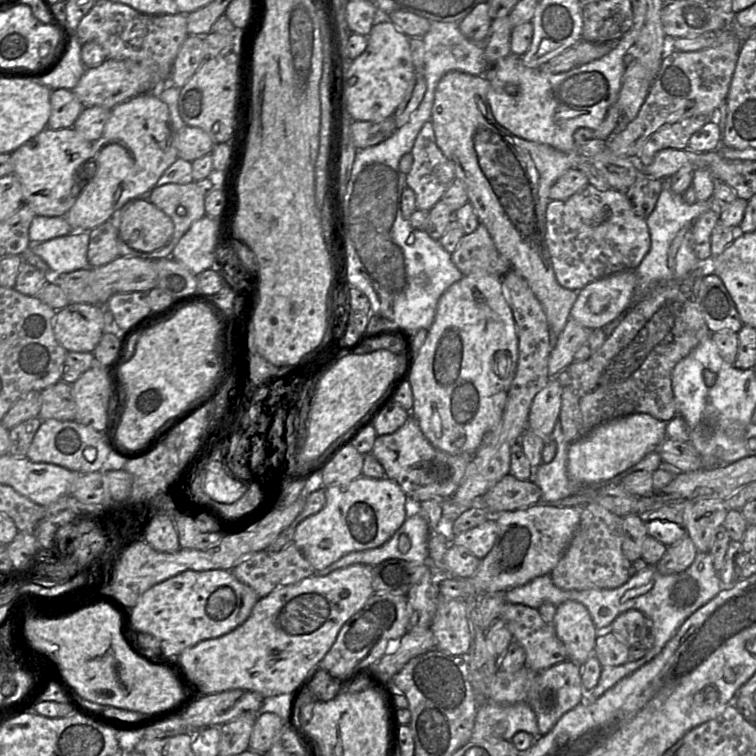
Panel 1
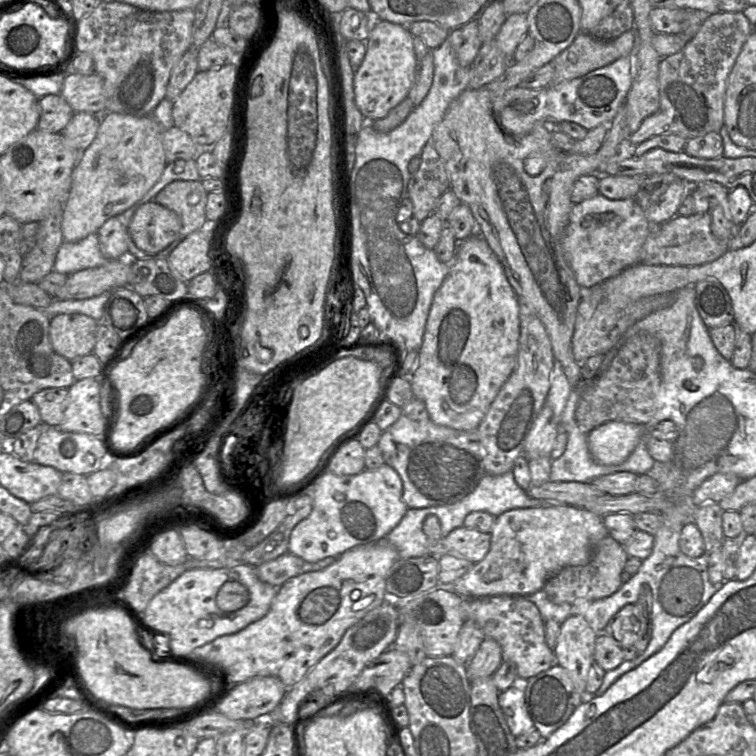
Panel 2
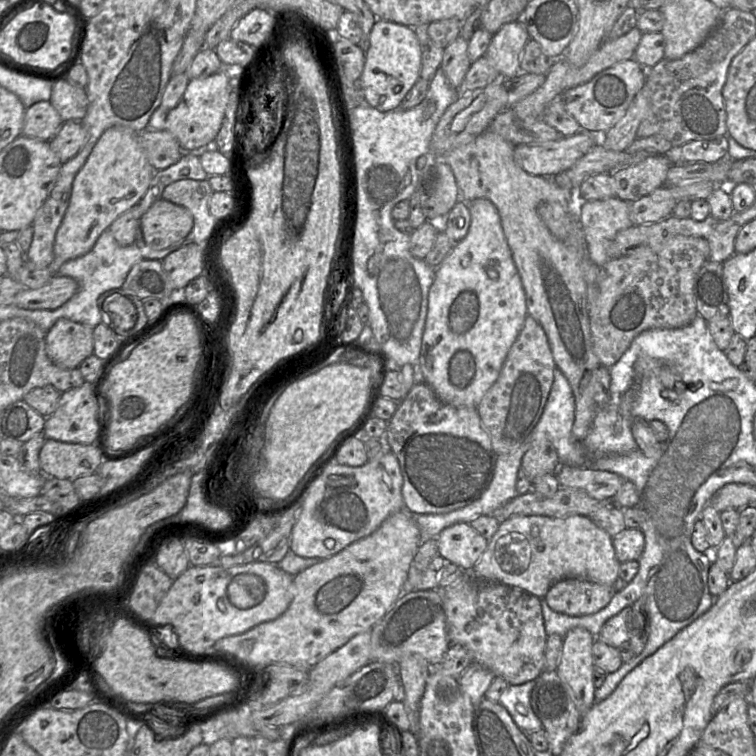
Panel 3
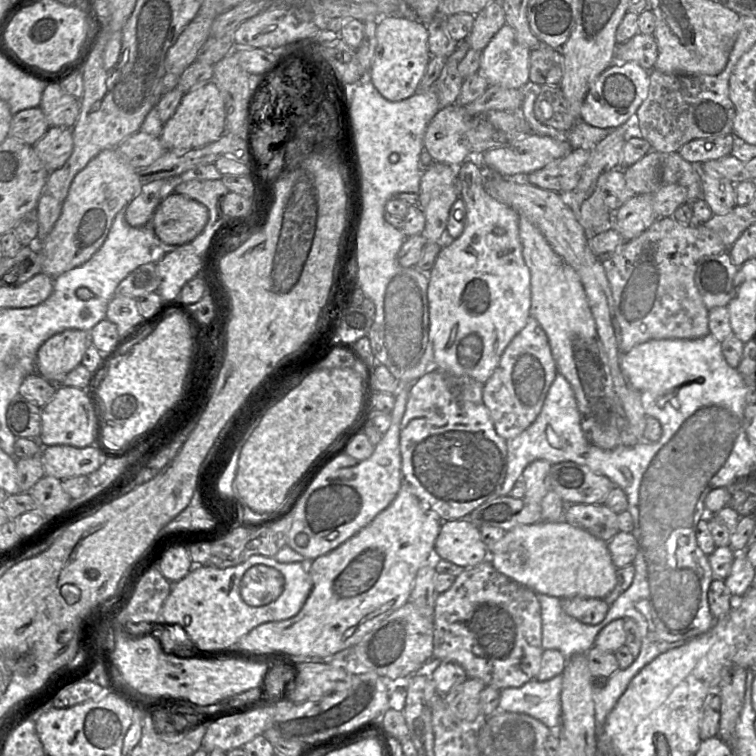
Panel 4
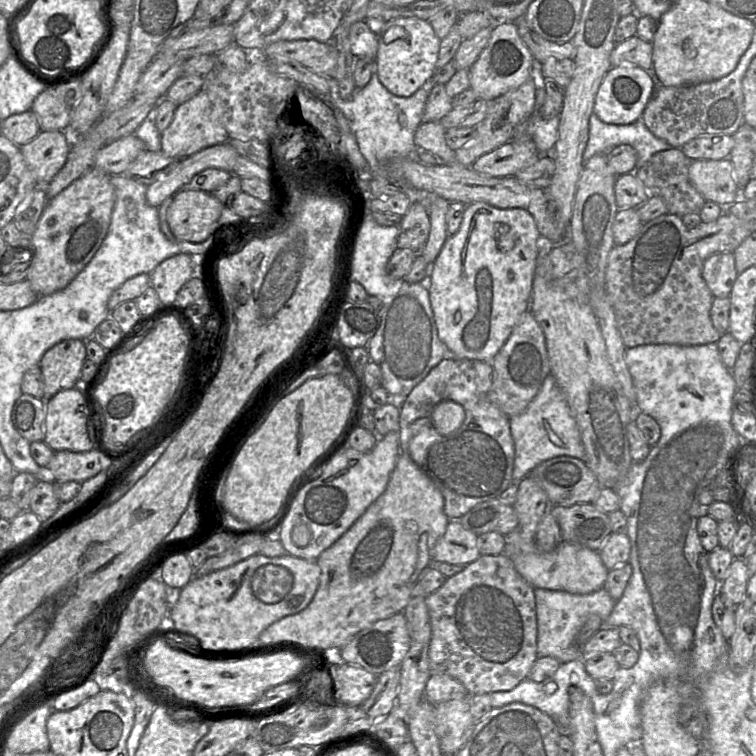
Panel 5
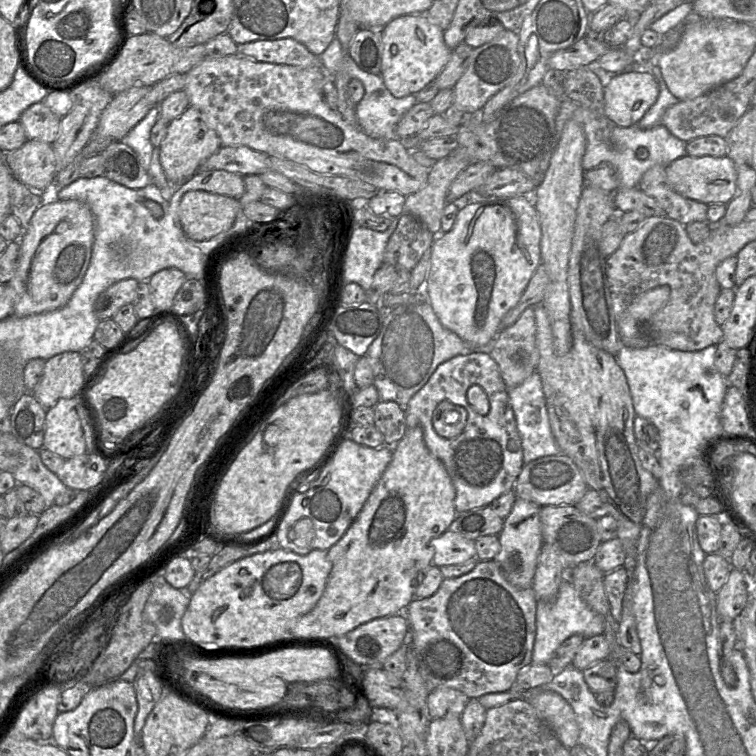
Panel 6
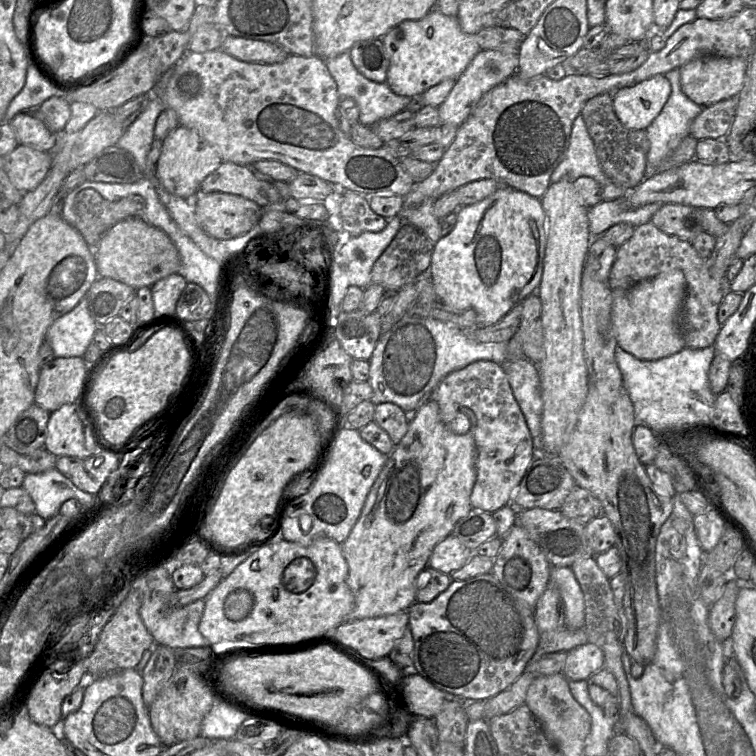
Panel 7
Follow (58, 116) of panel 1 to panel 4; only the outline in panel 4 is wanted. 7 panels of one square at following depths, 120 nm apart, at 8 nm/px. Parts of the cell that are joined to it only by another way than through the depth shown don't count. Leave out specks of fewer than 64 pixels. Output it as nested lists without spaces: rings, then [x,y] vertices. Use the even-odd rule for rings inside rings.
[[[29,108],[13,115],[8,136],[33,146],[49,128],[50,125],[41,108]]]

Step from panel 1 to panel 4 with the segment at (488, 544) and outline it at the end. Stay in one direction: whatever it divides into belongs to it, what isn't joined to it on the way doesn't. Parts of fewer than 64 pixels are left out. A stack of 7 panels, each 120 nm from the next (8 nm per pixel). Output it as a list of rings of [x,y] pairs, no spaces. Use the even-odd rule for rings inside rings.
[[[467,519],[442,521],[434,550],[459,568],[472,568],[489,557],[479,528]]]

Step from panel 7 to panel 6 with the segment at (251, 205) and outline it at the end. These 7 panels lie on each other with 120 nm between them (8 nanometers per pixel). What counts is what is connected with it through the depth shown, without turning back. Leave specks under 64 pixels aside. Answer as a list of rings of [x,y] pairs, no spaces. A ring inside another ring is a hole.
[[[203,190],[187,191],[179,205],[179,226],[196,241],[228,231],[241,209],[239,199]]]

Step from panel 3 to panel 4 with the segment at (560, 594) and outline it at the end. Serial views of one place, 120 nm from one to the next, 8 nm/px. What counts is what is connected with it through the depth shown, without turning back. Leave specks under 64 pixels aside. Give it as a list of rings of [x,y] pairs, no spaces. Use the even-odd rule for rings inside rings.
[[[572,597],[560,598],[561,607],[569,616],[588,625],[599,624],[606,616],[610,605],[604,599]]]

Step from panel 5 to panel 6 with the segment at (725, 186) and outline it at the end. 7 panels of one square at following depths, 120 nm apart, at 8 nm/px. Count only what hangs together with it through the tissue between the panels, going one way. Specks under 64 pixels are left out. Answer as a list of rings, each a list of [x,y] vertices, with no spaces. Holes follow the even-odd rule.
[[[685,155],[666,167],[669,185],[685,198],[702,202],[706,205],[727,205],[736,193],[737,169],[727,155],[724,157],[692,157]]]

